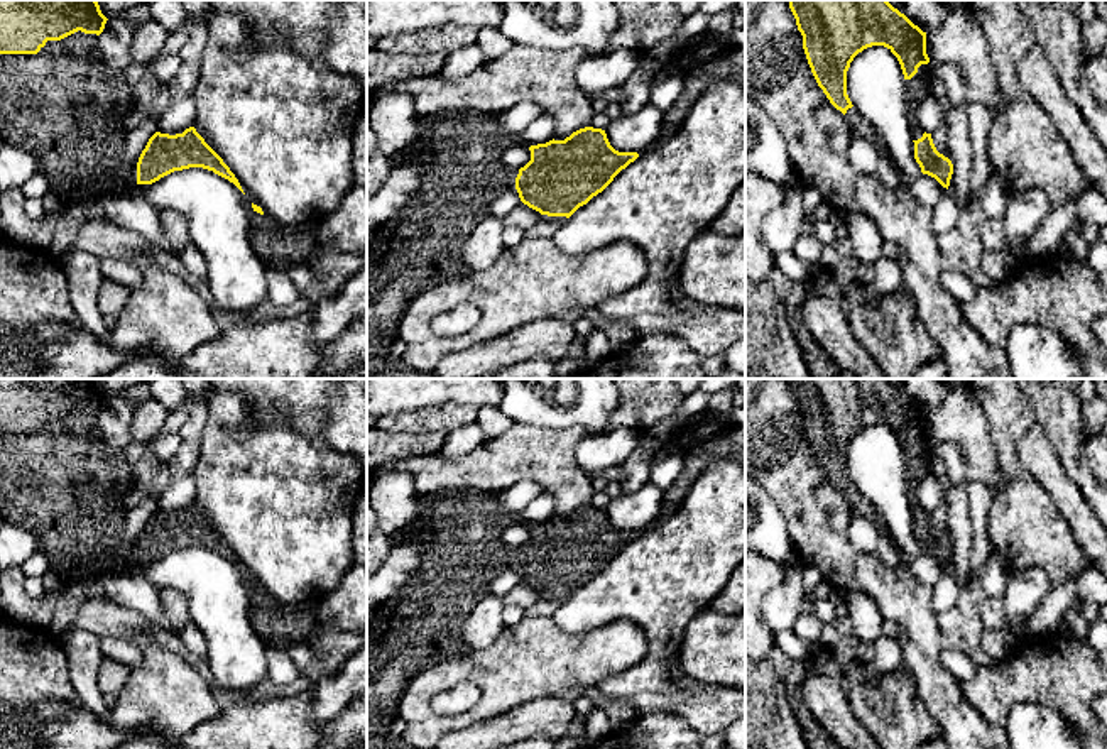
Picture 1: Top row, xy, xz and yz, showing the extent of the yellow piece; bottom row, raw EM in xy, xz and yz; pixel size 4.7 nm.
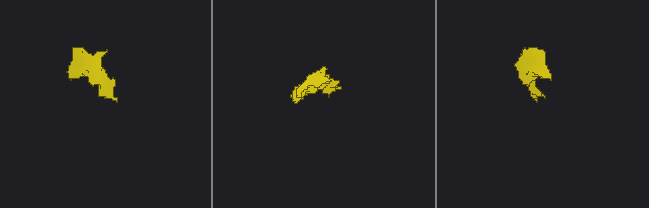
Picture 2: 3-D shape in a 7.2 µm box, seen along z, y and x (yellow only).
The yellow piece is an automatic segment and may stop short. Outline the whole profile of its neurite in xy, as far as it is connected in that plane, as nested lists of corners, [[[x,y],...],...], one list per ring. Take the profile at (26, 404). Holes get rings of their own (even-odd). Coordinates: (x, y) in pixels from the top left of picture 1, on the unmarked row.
[[[0,379],[0,516],[3,521],[37,536],[39,551],[47,556],[51,571],[63,585],[98,580],[108,565],[152,563],[174,549],[189,546],[213,549],[243,571],[235,553],[194,506],[176,514],[155,511],[139,541],[132,548],[123,546],[122,533],[128,512],[125,494],[132,485],[132,467],[125,457],[125,443],[118,448],[110,446],[98,428],[98,414],[106,399],[96,379]]]

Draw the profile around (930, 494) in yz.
[[[930,472],[916,489],[918,500],[926,512],[936,511],[946,500],[946,490],[940,485],[933,472]]]

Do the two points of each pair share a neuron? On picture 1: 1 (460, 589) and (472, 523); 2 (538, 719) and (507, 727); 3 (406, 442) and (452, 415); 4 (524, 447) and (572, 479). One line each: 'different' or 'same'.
1: same
2: same
3: different
4: same

